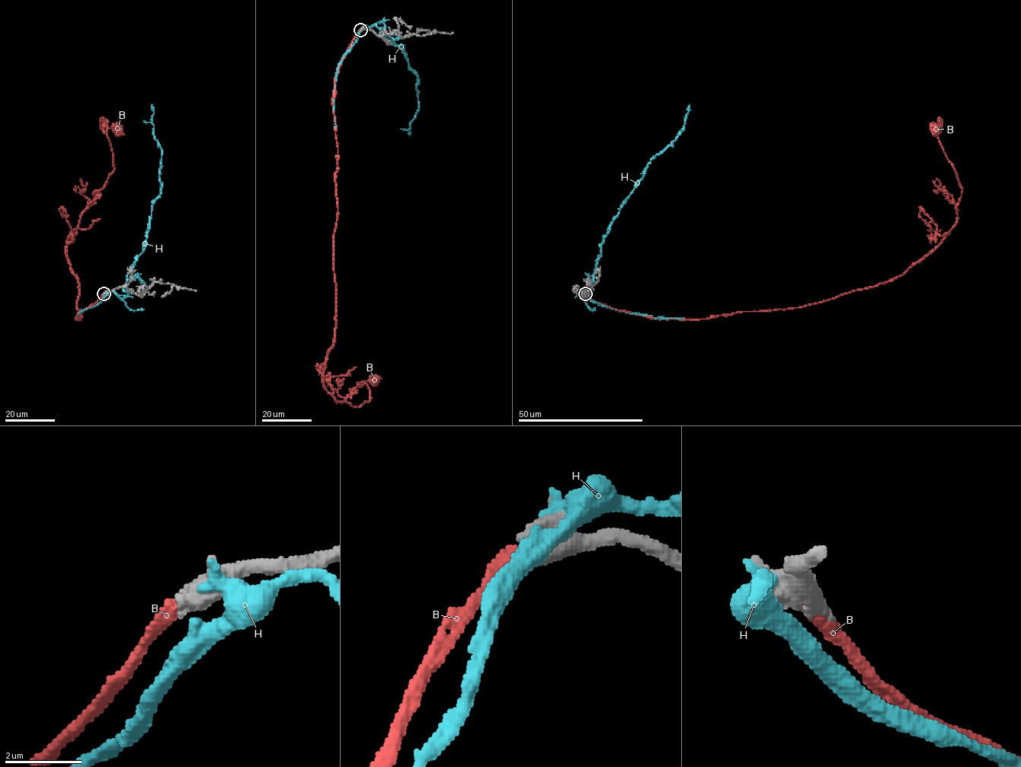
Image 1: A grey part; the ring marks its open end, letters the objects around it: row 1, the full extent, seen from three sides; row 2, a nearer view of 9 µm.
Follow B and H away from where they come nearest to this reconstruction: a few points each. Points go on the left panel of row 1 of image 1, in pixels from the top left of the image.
B: (103, 293), (76, 319), (81, 319), (78, 277), (67, 256), (67, 239), (113, 171), (106, 130), (118, 129)
H: (106, 291), (127, 295), (127, 273), (142, 251), (152, 203), (159, 195), (161, 149), (153, 133), (152, 104)

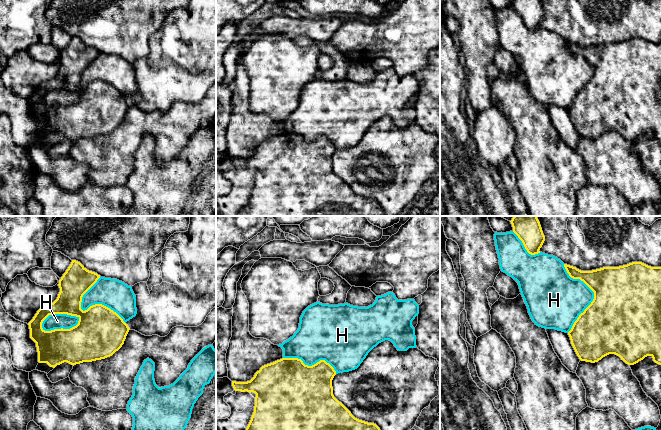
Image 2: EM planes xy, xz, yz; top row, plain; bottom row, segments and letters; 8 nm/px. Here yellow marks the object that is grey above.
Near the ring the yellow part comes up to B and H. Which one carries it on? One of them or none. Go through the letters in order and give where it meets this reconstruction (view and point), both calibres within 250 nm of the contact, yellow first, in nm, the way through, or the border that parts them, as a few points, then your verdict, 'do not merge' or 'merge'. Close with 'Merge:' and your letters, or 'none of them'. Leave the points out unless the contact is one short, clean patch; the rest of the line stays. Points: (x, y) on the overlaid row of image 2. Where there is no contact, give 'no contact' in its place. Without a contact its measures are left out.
B: no contact | merge
H: xy (58, 313) | 260/130 nm | do not merge
Merge: B

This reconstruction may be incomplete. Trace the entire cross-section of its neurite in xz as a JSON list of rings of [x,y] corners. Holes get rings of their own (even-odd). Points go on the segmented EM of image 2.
[[[282,358],[262,366],[250,381],[232,381],[235,391],[247,391],[256,394],[254,412],[246,430],[380,430],[374,423],[355,418],[334,397],[332,380],[335,375],[336,371],[325,360],[320,360],[312,366],[308,366],[298,358]]]

